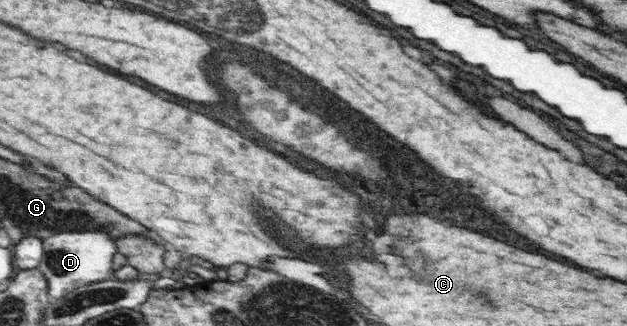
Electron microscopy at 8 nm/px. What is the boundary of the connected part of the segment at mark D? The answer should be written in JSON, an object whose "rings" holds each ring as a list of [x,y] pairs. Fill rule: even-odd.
{"rings":[[[106,230],[68,231],[44,239],[44,253],[38,269],[48,280],[49,301],[63,298],[67,293],[88,284],[109,279],[117,249],[116,239]]]}

